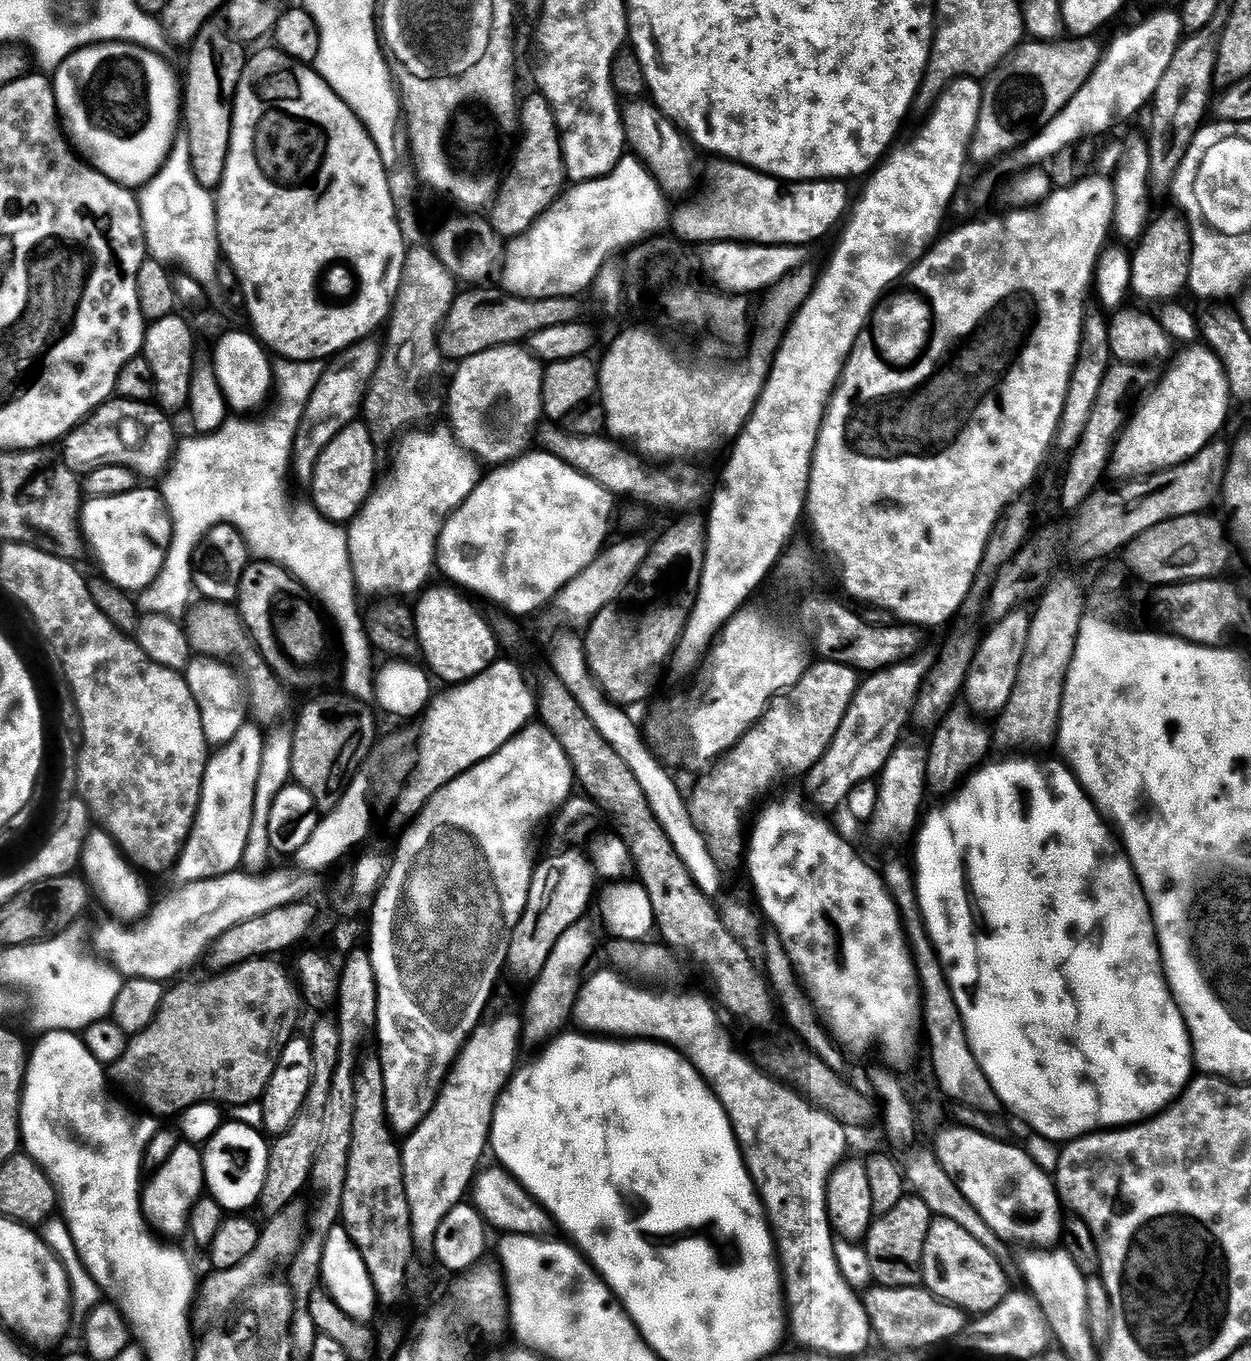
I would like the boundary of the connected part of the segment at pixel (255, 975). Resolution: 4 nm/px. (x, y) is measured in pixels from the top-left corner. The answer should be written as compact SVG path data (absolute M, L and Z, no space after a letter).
M272 958L247 960L237 968L212 974L201 984L173 983L165 991L153 1021L129 1039L126 1054L110 1066L111 1083L115 1087L117 1084L129 1101L137 1100L145 1113L156 1118L176 1118L199 1104L225 1106L252 1104L255 1100L257 1103L267 1092L278 1062L291 1045L288 1043L296 1032L296 1019L302 1009L302 997L293 977L276 962Z

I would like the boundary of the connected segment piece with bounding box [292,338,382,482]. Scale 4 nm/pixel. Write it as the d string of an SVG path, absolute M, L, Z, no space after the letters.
M374 338L360 340L346 351L337 353L323 369L305 412L300 419L294 442L293 471L304 482L311 481L316 471L318 458L327 445L348 424L355 423L361 413L364 397L368 393L369 383L374 371L380 365L381 343Z

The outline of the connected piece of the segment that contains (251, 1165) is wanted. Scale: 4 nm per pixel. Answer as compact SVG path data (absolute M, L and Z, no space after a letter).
M246 1122L239 1127L242 1130L240 1144L238 1140L222 1140L224 1136L218 1135L218 1140L207 1142L202 1152L207 1195L218 1201L228 1214L244 1214L247 1208L255 1209L259 1205L268 1169L270 1144L265 1133L260 1130L255 1132Z

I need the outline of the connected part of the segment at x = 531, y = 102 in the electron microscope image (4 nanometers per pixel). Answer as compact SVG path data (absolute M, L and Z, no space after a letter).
M536 90L533 91L533 96L528 96L525 100L523 97L518 104L518 143L515 145L510 167L496 193L495 200L500 208L493 204L490 208L493 230L505 241L513 240L515 236L523 234L565 191L566 173L564 151L560 145L560 128L556 125L556 116L550 102Z

